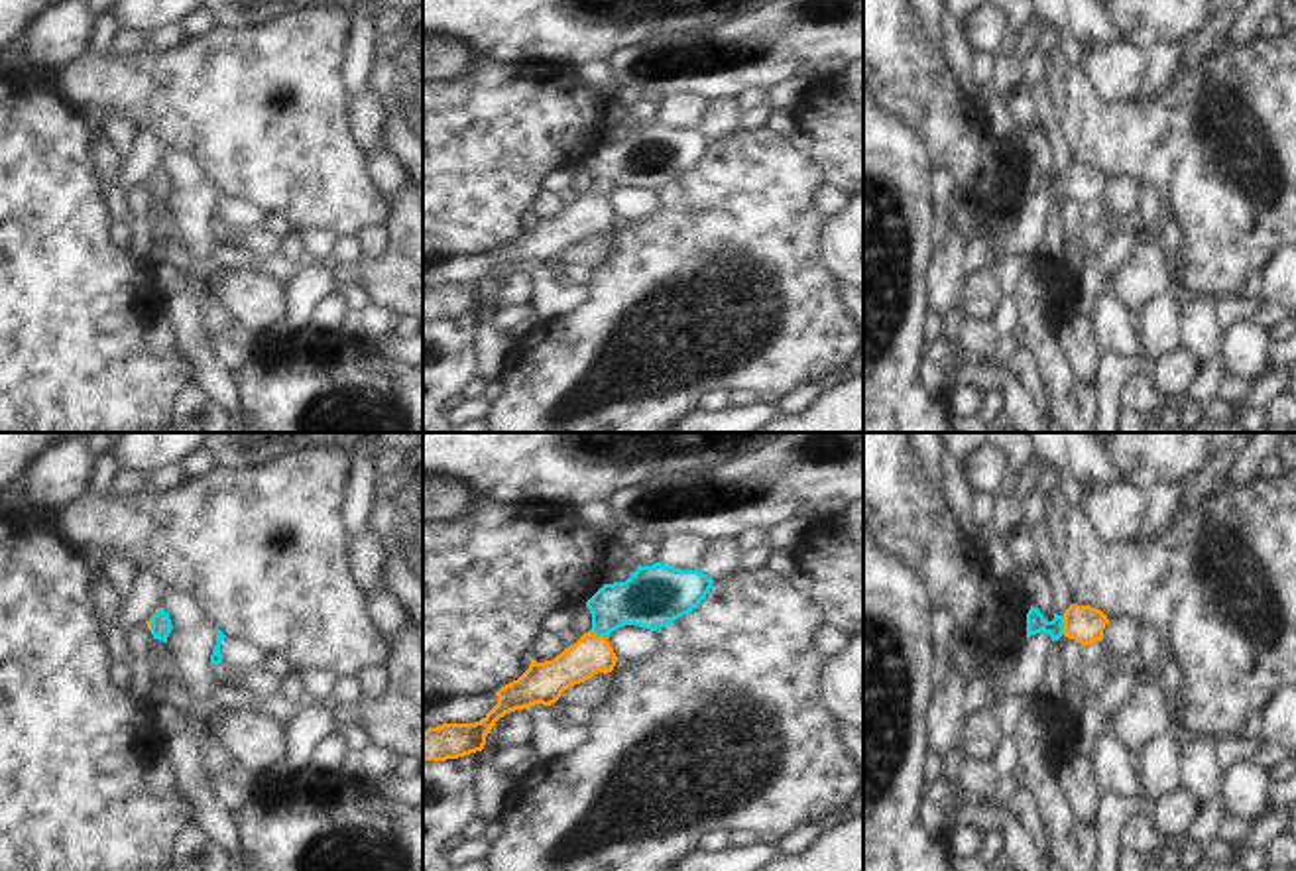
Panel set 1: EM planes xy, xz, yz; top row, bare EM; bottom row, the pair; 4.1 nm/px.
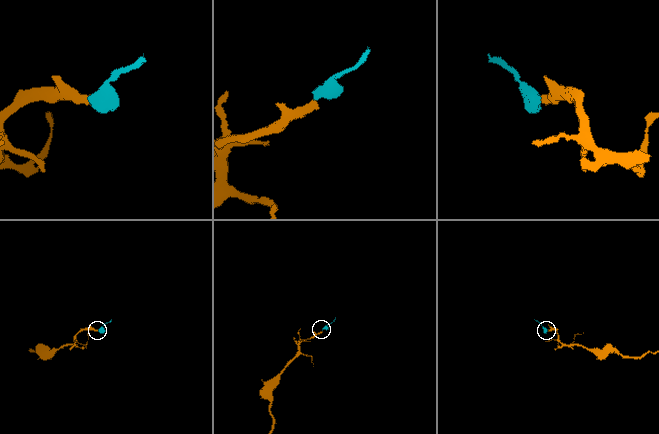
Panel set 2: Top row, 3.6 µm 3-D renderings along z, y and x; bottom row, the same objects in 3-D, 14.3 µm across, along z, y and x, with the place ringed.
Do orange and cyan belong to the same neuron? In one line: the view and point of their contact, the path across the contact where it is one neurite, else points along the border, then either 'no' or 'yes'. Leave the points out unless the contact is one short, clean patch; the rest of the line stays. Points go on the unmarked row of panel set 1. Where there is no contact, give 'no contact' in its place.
meets orange in yz at (1064, 185); runs through yz (1084, 183), (1064, 185), (1045, 185), (1035, 179); yes

